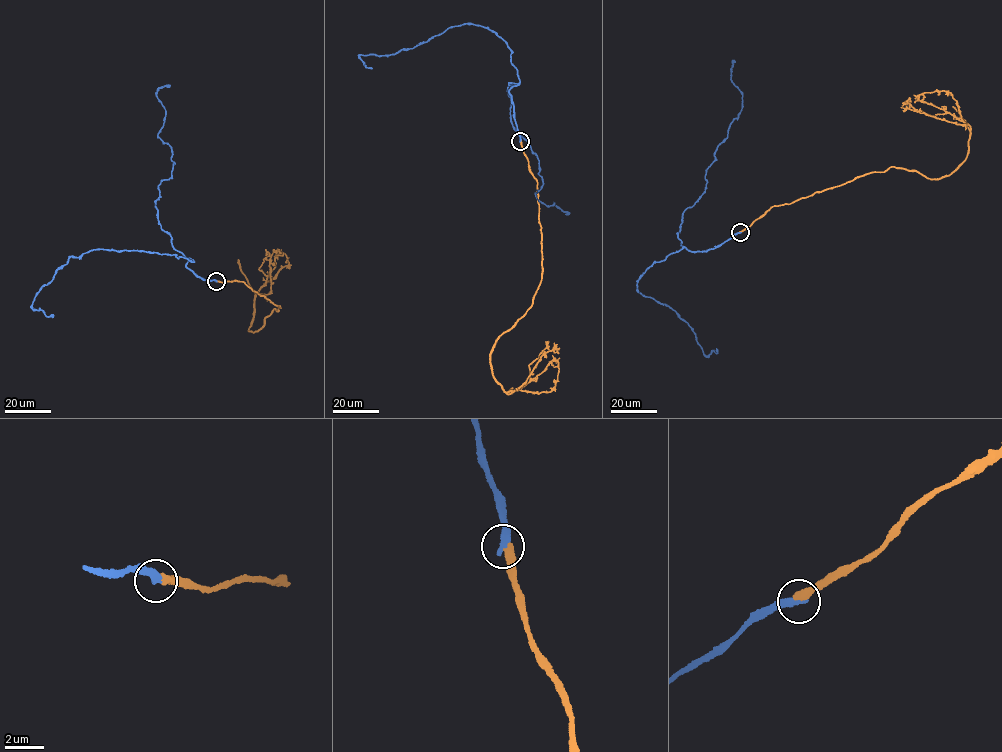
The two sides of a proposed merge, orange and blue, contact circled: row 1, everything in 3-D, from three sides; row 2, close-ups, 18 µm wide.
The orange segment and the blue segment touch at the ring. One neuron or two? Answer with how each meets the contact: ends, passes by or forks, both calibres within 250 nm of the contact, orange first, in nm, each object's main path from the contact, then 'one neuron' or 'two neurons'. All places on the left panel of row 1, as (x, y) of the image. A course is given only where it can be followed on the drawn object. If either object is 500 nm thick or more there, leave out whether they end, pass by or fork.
orange ends there; blue ends there; 360 nm thick on the orange side, 360 nm on the other; orange runs (216, 281), (243, 281), (279, 306), (253, 333), (255, 294), (270, 292), (269, 265), (274, 251), (280, 252); blue runs (216, 281), (185, 266), (155, 206), (174, 163), (158, 136), (157, 90), (170, 85); one neuron

